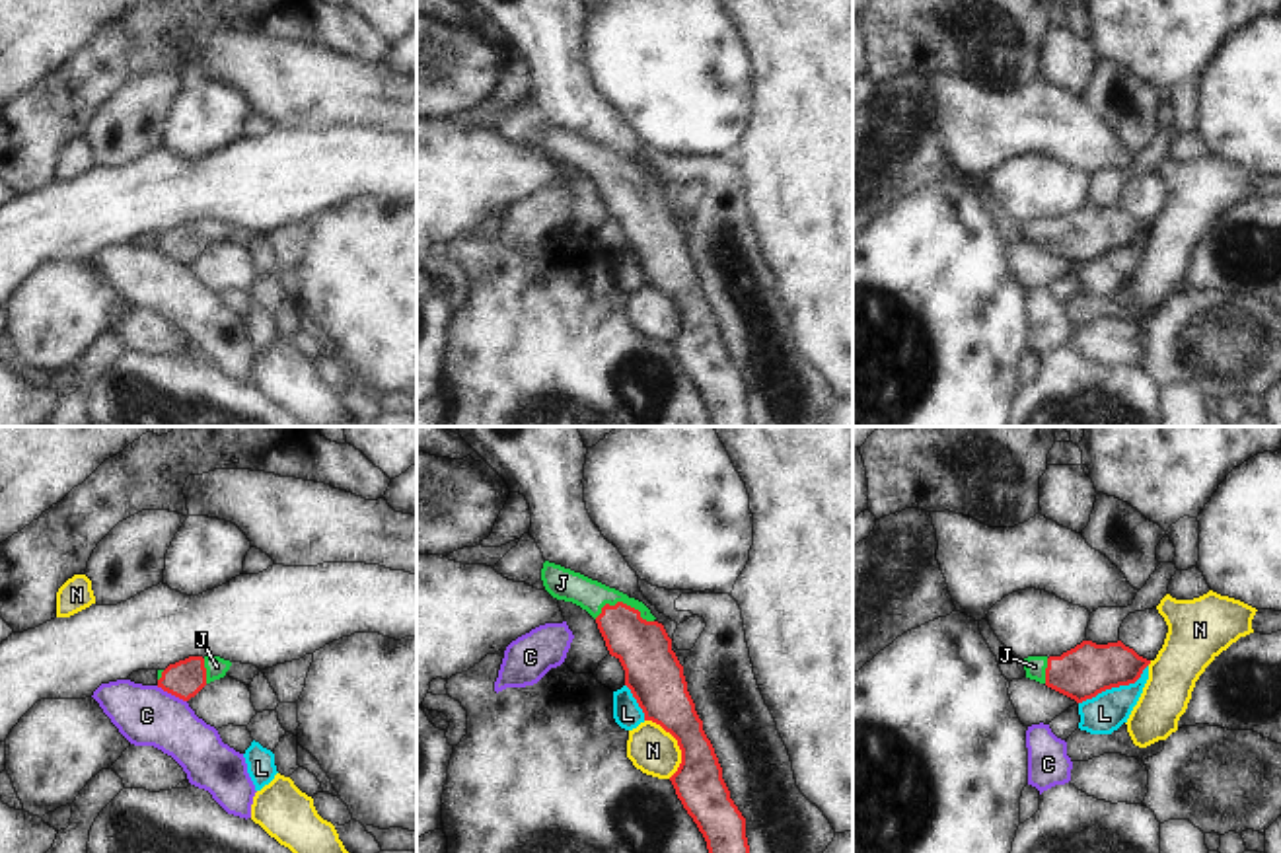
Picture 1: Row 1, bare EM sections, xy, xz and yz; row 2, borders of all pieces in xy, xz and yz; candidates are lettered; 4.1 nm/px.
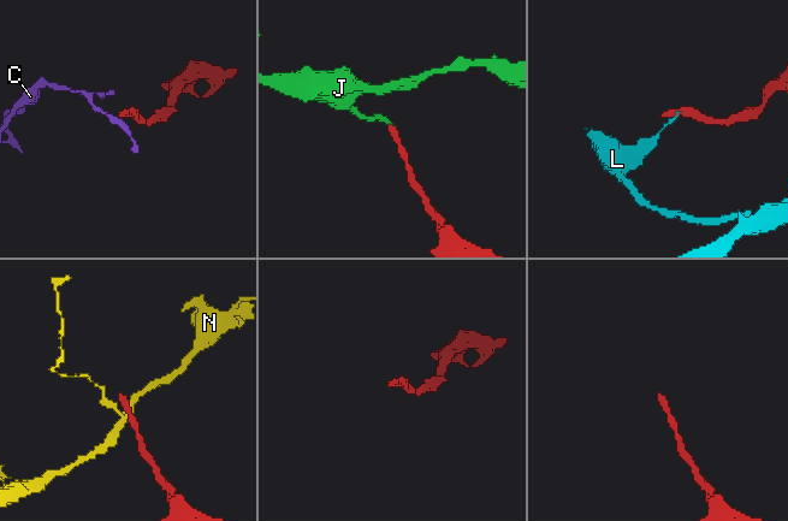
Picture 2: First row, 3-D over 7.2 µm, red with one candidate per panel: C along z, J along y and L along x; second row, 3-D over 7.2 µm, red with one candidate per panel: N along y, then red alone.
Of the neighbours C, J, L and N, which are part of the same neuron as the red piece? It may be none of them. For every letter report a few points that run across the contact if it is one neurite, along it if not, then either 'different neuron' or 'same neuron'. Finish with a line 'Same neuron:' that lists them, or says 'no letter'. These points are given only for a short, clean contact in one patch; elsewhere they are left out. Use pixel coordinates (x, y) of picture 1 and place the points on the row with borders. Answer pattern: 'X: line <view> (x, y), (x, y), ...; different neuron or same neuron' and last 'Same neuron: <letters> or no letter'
C: line xy (156, 686), (185, 702); different neuron
J: line xz (643, 647), (622, 620), (622, 602), (602, 602), (565, 585); same neuron
L: line yz (1147, 665), (1134, 682), (1106, 688), (1079, 704); different neuron
N: different neuron
Same neuron: J

